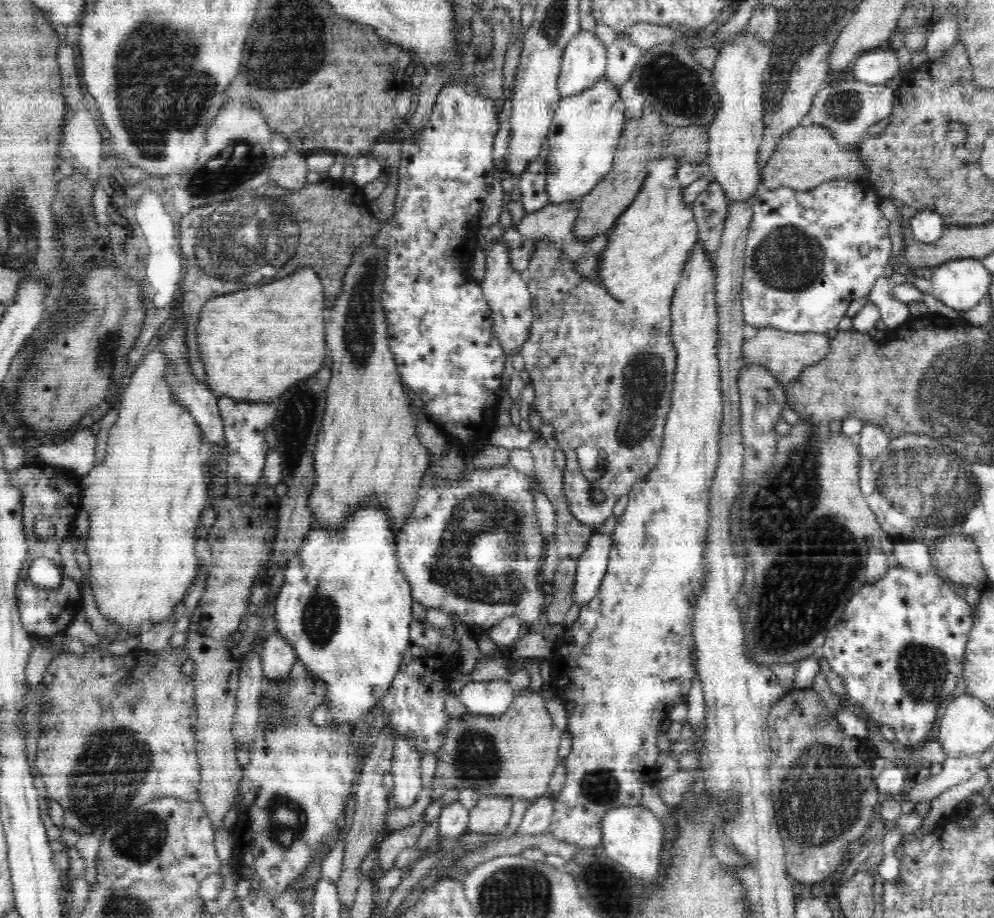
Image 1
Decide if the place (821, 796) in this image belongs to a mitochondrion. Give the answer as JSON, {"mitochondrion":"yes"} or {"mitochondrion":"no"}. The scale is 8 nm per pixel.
{"mitochondrion":"yes"}

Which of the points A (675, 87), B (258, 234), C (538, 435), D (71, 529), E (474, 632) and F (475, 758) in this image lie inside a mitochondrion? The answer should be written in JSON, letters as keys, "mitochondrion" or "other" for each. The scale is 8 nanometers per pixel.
{"A":"mitochondrion","B":"mitochondrion","C":"other","D":"other","E":"other","F":"mitochondrion"}

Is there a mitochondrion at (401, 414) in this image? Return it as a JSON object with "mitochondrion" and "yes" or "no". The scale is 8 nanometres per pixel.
{"mitochondrion":"no"}

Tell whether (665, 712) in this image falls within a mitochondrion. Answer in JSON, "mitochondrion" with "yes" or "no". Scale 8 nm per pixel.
{"mitochondrion":"no"}

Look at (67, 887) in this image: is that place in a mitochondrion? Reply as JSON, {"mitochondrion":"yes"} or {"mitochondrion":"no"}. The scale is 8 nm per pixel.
{"mitochondrion":"no"}

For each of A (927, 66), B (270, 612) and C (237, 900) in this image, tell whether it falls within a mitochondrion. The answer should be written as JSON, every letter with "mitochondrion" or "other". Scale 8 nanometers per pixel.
{"A":"other","B":"other","C":"other"}

